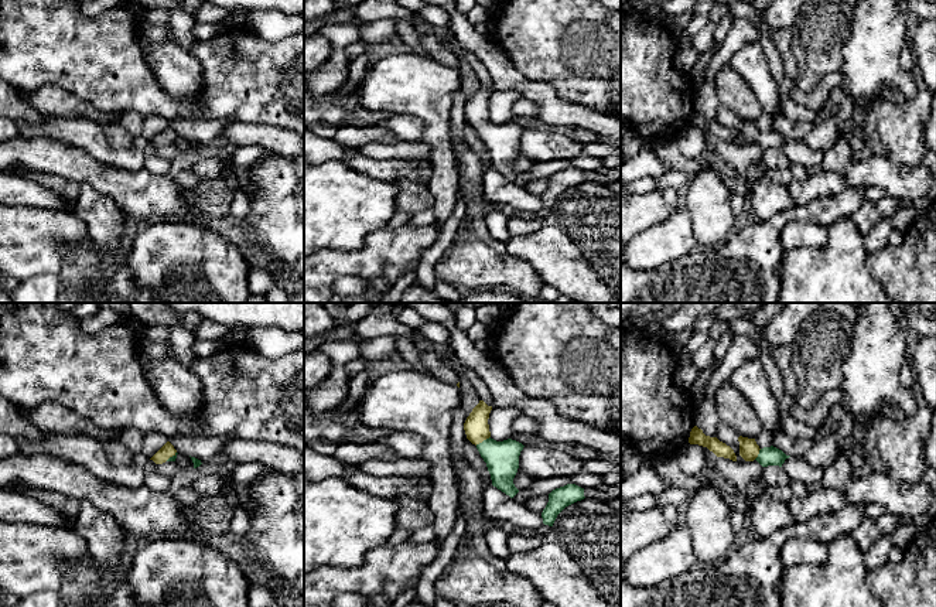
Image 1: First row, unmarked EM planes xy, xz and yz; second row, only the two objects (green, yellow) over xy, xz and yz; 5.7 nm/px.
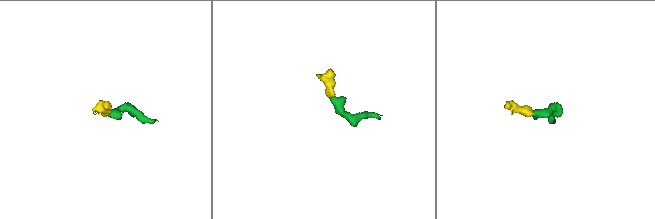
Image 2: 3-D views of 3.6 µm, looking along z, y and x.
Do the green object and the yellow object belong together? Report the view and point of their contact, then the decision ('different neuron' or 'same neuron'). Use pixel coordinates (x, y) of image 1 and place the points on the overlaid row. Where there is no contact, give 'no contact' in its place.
meets green in xz at (484, 440); same neuron

